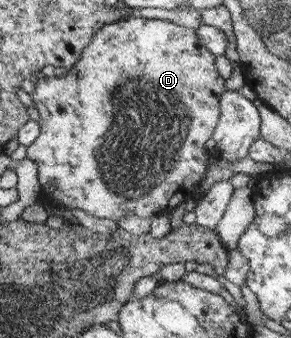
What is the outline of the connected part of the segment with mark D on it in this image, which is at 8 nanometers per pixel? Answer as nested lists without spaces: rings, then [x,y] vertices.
[[[131,17],[127,21],[115,21],[103,25],[93,34],[87,47],[83,48],[80,59],[62,77],[44,77],[34,79],[35,89],[31,93],[35,109],[39,111],[39,136],[26,147],[27,159],[35,161],[38,167],[38,179],[41,183],[41,204],[57,202],[62,208],[78,209],[99,217],[119,221],[127,215],[153,217],[153,215],[174,211],[181,203],[197,200],[197,185],[207,173],[210,157],[205,144],[212,139],[220,119],[220,96],[226,90],[225,80],[216,69],[216,56],[201,45],[194,28],[179,26],[176,23],[144,17]]]

